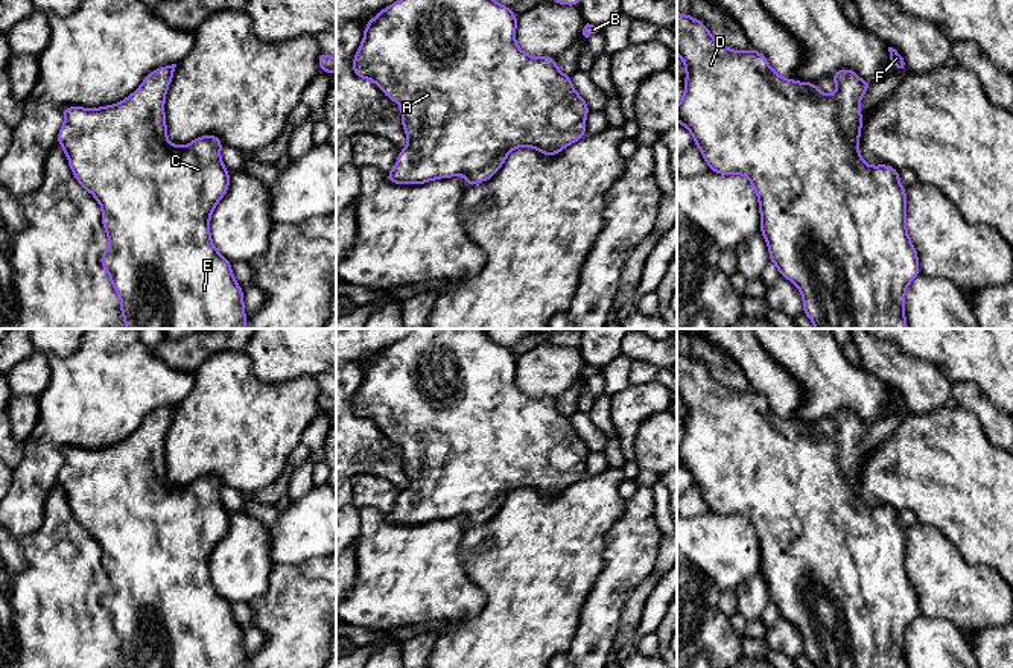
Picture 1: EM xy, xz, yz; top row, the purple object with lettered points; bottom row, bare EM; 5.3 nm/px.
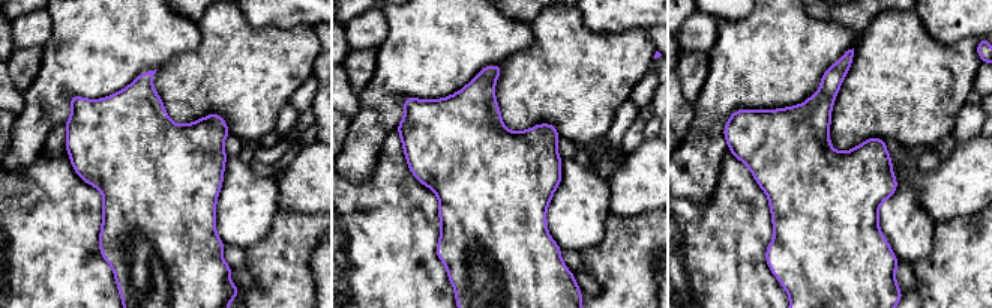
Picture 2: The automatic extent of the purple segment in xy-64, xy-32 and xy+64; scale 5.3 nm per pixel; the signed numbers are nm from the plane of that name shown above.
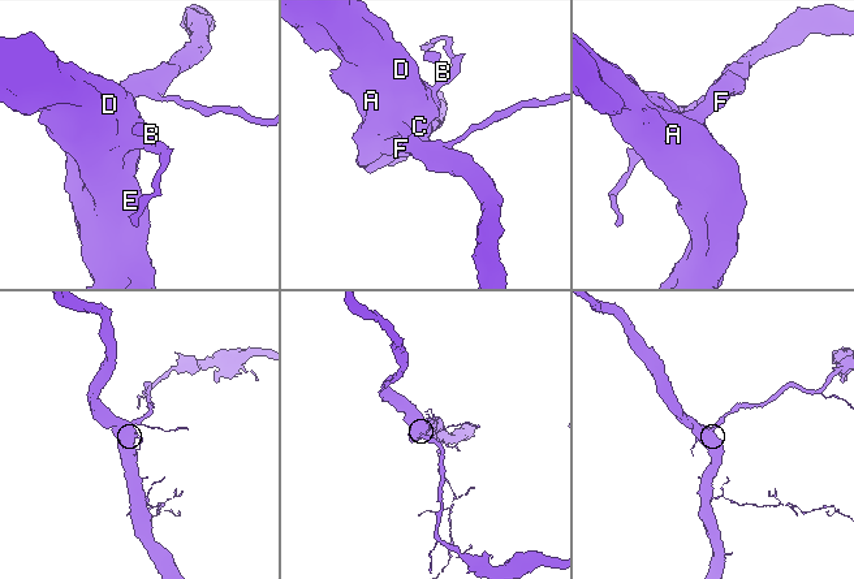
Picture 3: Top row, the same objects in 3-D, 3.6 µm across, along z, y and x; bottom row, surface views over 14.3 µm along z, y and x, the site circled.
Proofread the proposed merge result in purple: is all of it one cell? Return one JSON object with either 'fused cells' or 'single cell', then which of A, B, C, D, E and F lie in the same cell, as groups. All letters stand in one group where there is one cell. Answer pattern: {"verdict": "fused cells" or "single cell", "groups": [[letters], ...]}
{"verdict": "single cell", "groups": [["A", "B", "C", "D", "E", "F"]]}

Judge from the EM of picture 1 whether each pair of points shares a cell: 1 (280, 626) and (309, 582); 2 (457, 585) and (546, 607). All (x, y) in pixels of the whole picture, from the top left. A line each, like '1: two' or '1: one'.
1: one
2: two

